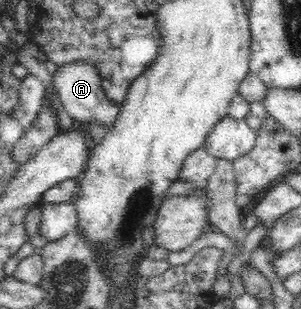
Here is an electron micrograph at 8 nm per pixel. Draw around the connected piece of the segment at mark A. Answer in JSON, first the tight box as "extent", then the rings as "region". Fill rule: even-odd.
{"extent":[52,61,121,128],"region":[[[75,61],[58,68],[52,75],[52,84],[58,93],[64,110],[80,122],[92,122],[98,120],[100,124],[106,124],[106,128],[112,128],[114,118],[120,113],[121,106],[113,104],[106,97],[103,82],[96,65],[88,61]]]}

